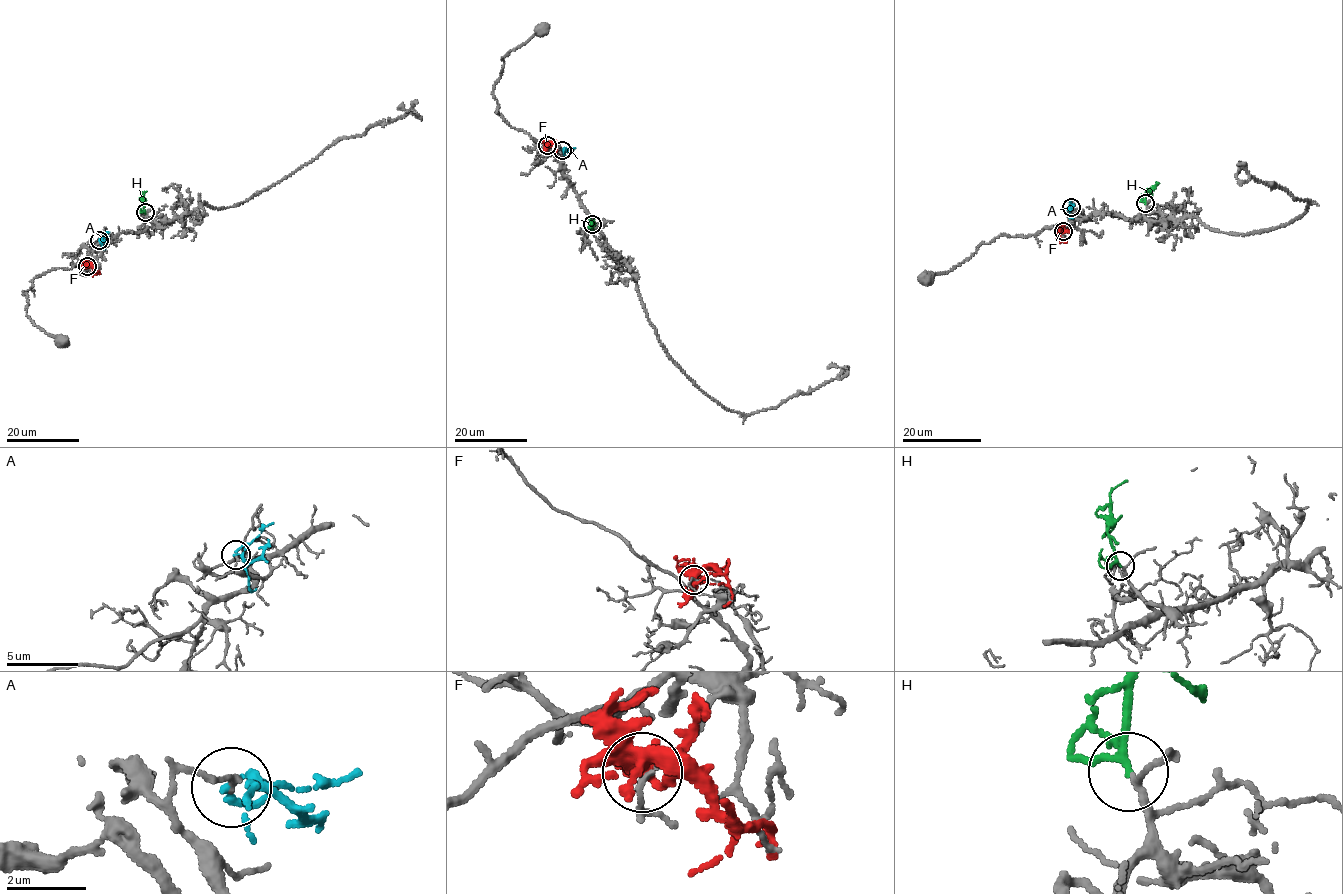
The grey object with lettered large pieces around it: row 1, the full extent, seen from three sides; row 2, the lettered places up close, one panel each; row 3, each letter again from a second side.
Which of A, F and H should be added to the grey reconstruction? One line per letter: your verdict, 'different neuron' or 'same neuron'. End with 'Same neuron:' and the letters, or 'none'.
A: different neuron
F: different neuron
H: same neuron
Same neuron: H

